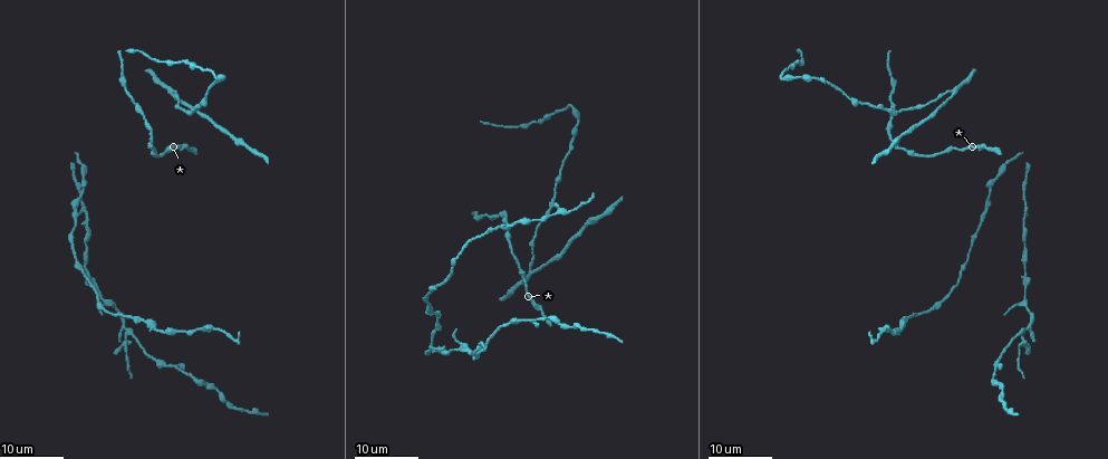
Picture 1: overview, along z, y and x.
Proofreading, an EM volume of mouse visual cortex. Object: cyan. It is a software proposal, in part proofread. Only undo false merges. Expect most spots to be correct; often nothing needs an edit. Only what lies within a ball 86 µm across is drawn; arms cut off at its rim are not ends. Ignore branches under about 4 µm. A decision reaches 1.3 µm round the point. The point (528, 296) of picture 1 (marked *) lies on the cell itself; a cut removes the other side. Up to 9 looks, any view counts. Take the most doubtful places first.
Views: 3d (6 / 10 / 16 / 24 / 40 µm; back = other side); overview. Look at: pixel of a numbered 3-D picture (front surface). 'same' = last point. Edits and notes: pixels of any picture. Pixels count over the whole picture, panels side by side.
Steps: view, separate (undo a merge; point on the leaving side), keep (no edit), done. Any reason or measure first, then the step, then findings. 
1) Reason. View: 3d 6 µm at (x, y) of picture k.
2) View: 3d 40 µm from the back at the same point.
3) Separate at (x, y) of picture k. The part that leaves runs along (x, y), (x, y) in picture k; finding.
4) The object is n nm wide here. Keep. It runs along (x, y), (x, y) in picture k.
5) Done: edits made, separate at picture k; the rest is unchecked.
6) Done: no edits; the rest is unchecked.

Four-way junction. View: 3d 24 µm at (127, 334) of picture 1.

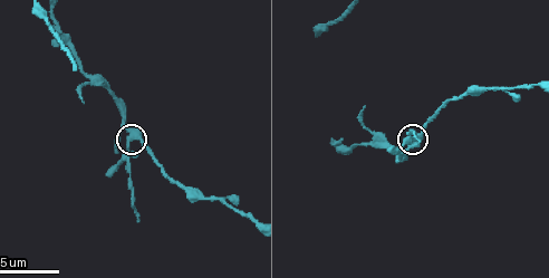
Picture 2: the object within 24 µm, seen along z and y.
View: 3d 6 µm at (130, 139) of picture 2.

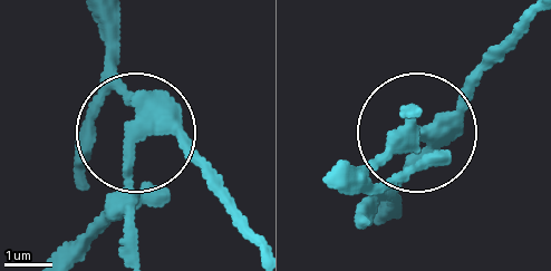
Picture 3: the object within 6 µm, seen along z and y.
View: 3d 6 µm from the back at (140, 136) of picture 3.

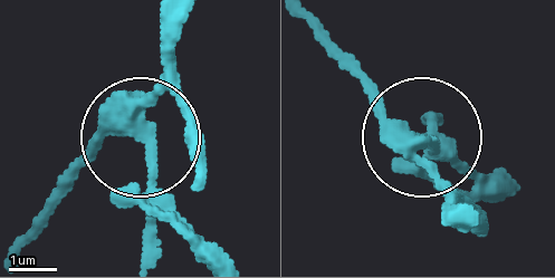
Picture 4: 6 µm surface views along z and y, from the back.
4 arms meet here. Separate at (161, 207) of picture 4. The part that leaves runs along (152, 136), (140, 252) in picture 4; two cells meet here.

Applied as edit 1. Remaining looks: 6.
See it whole again. View: overview.

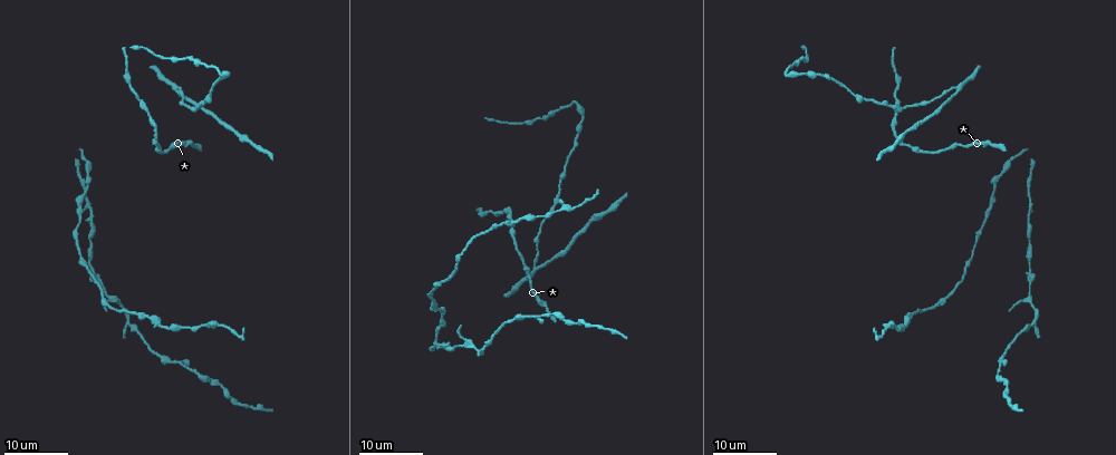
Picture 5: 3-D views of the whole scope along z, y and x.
Sudden change in width. View: 3d 16 µm at (787, 74) of picture 5.

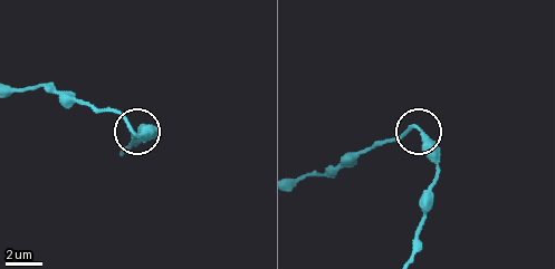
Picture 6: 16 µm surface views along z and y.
View: 3d 10 µm at (138, 136) of picture 6.

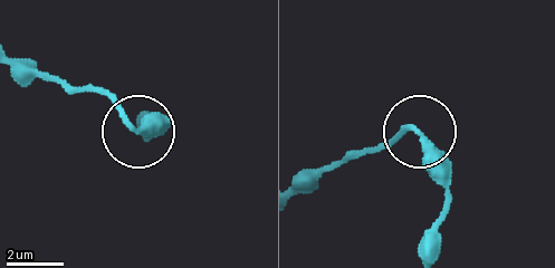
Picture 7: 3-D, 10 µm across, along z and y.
Keep. It runs along (428, 250), (442, 207), (440, 150), (413, 127), (372, 146) in picture 7; all the same cell.

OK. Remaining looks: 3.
View: 3d 24 µm at (905, 107) of picture 5.

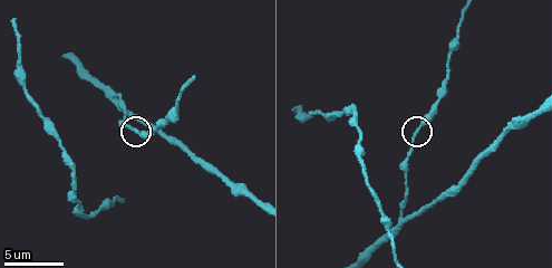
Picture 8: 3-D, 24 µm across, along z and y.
View: 3d 6 µm at (133, 131) of picture 8.

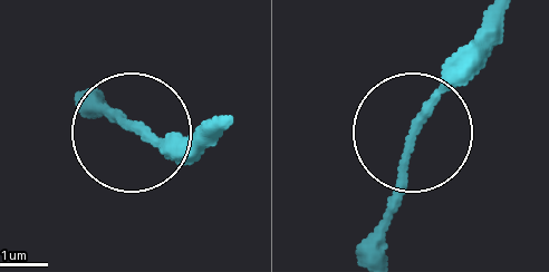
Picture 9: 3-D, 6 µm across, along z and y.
Keep. All the same cell.

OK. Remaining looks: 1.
Narrows sharply. View: 3d 6 µm at (518, 88) of picture 2.

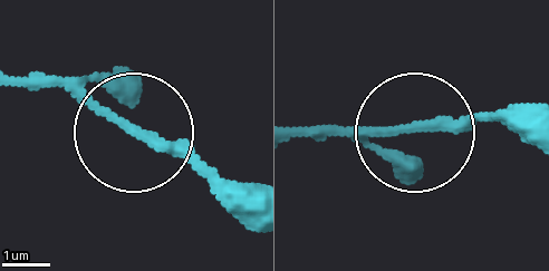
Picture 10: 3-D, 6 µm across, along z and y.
Keep. All the same cell.

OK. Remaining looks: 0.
Done: edits made, separate at picture 4; the rest is unchecked.

